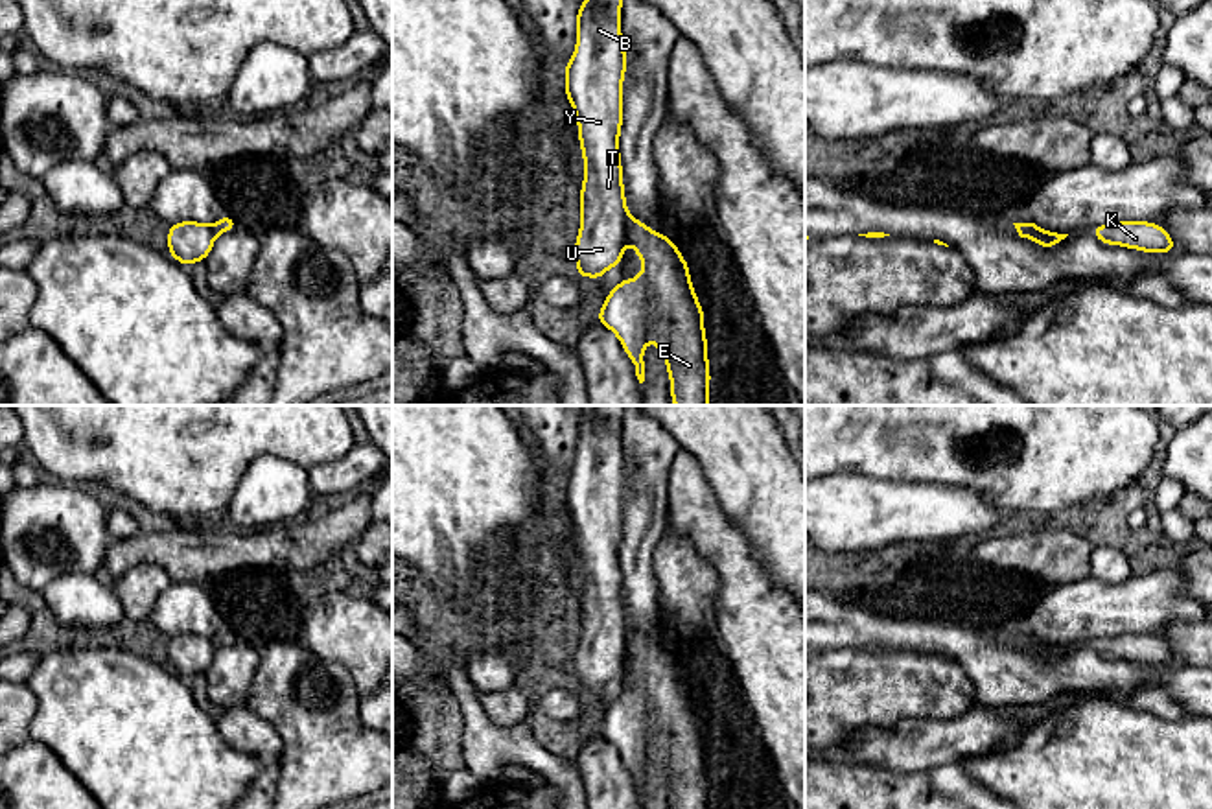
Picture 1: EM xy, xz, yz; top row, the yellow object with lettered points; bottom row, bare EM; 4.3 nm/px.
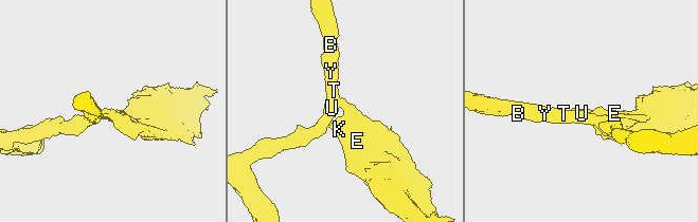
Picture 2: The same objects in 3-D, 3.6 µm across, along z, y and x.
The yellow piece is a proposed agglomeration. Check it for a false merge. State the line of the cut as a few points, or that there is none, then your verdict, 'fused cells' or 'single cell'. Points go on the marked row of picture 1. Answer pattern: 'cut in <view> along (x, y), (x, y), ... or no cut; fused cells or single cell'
cut in xz along (629, 216), (627, 236); fused cells

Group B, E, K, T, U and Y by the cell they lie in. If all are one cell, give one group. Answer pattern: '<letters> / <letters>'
B T U Y / E K

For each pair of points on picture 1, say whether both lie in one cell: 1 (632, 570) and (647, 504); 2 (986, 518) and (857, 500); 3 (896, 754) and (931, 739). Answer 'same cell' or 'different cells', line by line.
1: same cell
2: same cell
3: same cell

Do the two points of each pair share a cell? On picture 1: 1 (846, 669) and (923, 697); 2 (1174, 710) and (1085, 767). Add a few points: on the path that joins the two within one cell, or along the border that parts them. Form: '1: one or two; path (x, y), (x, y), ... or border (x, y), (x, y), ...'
1: one; path (864, 686), (905, 686)
2: two; border (1122, 699), (1133, 708), (1166, 719), (1188, 717)

